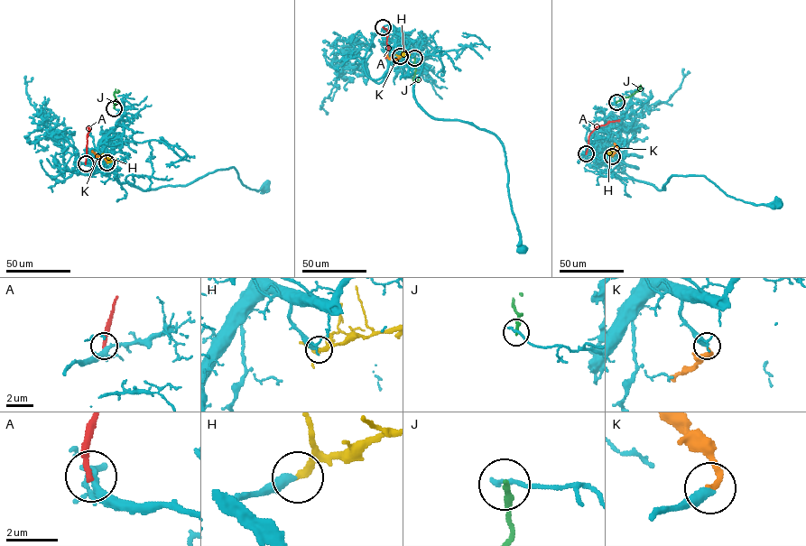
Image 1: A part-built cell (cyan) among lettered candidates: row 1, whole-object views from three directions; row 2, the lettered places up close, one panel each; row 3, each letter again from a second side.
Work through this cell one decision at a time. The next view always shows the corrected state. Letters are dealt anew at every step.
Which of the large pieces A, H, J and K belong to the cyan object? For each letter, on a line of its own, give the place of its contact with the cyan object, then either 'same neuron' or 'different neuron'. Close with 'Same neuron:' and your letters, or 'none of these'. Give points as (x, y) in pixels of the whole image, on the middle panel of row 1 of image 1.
A: contact (383, 27); different neuron
H: contact (400, 56); same neuron
J: contact (414, 58); different neuron
K: contact (400, 56); different neuron
Same neuron: H

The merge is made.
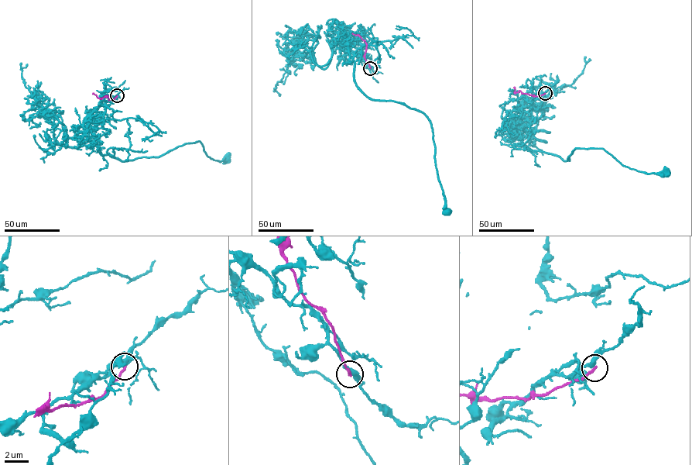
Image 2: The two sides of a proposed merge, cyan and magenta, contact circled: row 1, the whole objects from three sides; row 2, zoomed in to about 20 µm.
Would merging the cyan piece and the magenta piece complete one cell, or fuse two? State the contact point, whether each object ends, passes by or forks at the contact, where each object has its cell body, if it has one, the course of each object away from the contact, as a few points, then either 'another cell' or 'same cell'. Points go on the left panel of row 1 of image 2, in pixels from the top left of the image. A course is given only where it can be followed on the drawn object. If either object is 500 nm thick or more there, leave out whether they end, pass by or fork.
at (117, 95); cyan passes by; magenta ends there; cell body of cyan at (227, 159); no cell body on magenta; cyan runs (117, 95), (102, 101), (83, 125), (103, 155), (157, 157), (198, 141), (210, 158), (227, 159); magenta runs (117, 95), (109, 99), (107, 95), (101, 98), (93, 94); another cell

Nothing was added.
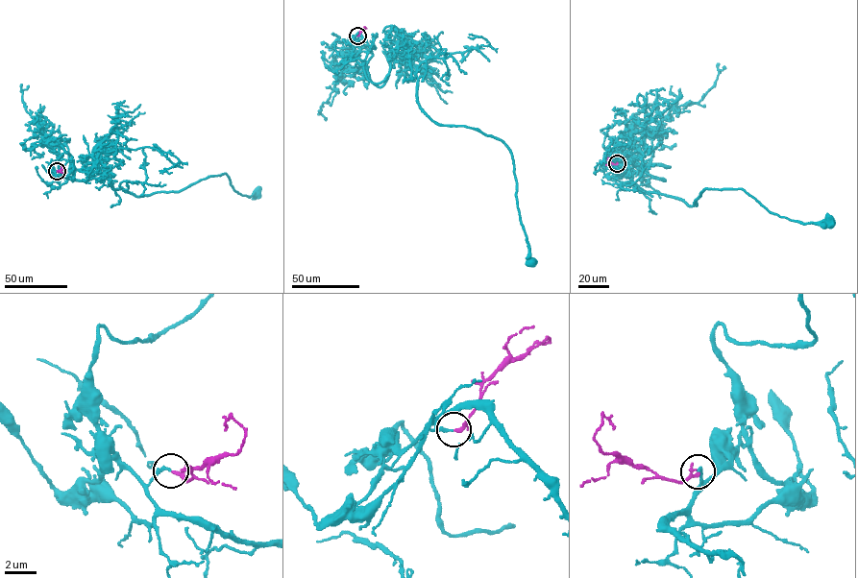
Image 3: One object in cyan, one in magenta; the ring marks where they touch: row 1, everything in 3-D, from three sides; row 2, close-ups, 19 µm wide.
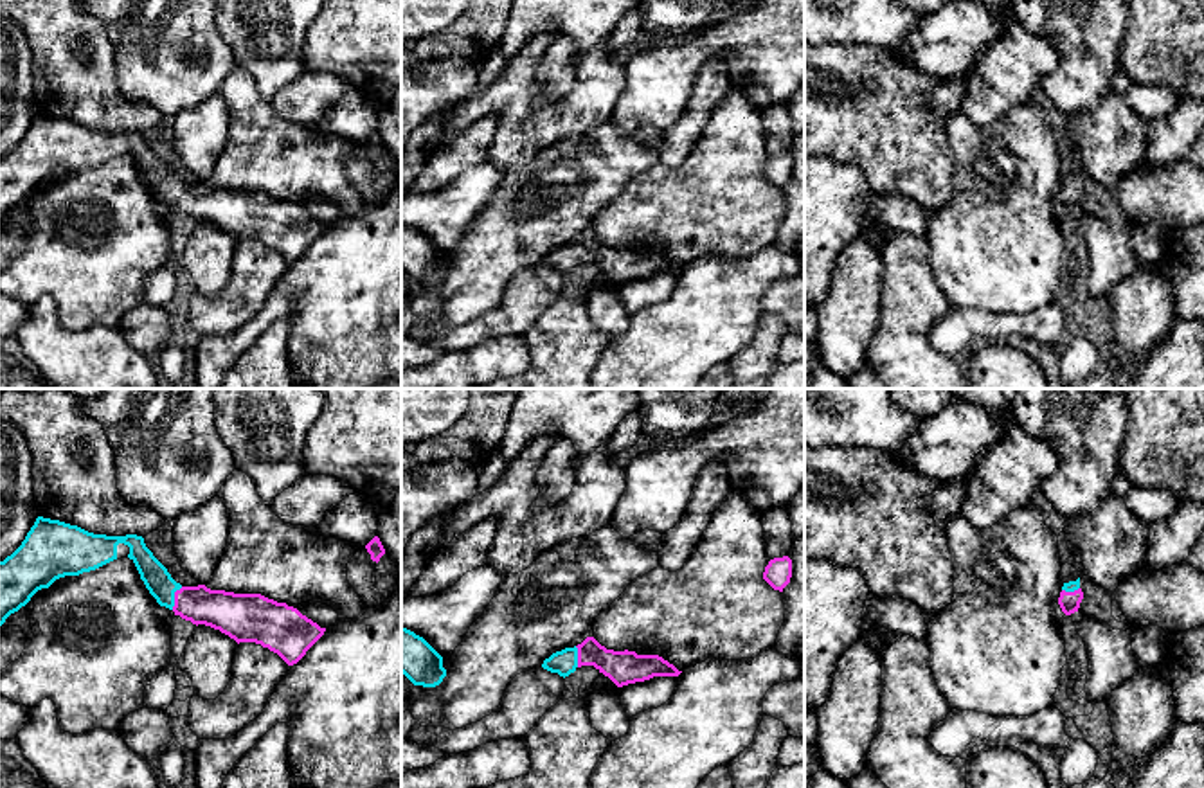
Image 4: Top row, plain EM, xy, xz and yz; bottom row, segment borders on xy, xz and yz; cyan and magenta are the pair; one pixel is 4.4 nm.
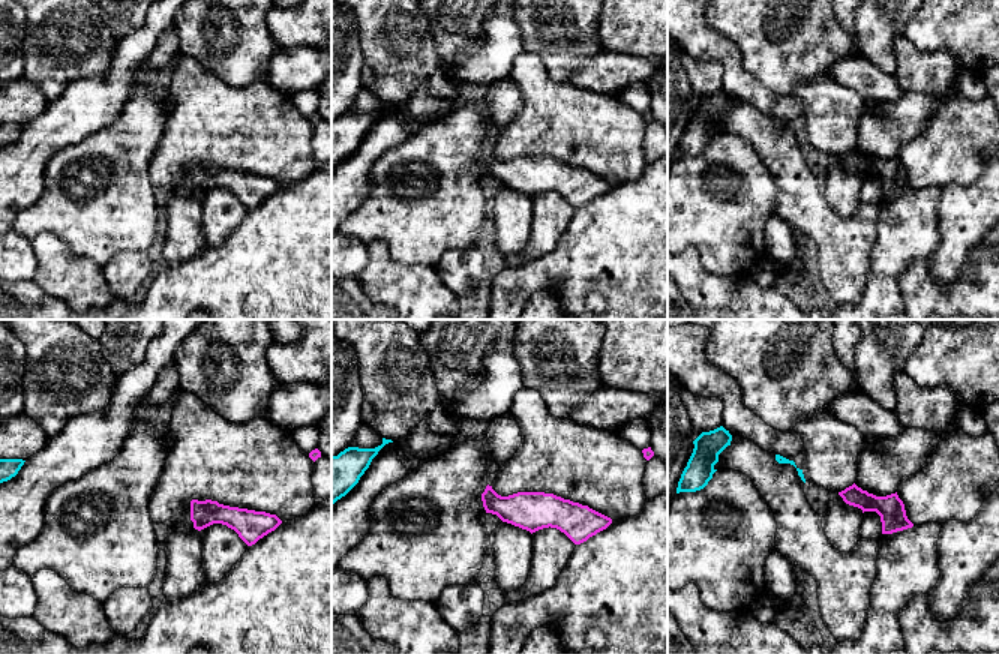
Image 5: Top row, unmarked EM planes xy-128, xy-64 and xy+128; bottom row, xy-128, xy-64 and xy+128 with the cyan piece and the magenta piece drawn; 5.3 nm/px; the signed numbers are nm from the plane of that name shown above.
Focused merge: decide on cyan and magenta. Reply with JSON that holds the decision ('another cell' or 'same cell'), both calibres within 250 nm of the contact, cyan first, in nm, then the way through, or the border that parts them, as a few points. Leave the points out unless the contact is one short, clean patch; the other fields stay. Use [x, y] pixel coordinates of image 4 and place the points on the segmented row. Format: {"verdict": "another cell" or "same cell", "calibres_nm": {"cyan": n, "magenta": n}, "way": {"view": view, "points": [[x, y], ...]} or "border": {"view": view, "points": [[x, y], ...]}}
{"verdict": "same cell", "calibres_nm": {"cyan": 120, "magenta": 180}, "way": {"view": "xy", "points": [[155, 576], [173, 598], [222, 610]]}}

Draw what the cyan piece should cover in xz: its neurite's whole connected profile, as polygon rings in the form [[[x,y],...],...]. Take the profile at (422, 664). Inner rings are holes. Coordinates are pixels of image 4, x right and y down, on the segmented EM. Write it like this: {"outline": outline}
{"outline": [[[401,628],[401,673],[414,684],[436,687],[446,676],[443,657],[419,635]]]}

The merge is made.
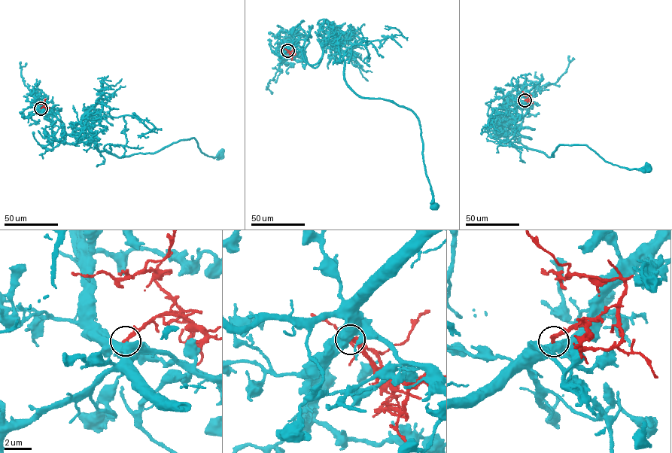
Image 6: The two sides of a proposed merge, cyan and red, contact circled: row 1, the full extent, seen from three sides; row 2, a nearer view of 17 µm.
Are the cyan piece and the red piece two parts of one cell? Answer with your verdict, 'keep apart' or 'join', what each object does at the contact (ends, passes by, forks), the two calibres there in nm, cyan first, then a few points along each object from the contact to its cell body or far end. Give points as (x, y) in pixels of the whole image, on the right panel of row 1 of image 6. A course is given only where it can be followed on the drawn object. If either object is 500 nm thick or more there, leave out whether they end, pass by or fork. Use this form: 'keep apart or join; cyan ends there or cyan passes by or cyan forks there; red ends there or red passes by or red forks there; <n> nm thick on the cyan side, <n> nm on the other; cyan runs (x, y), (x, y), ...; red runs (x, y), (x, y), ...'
keep apart; 600 nm thick on the cyan side, 300 nm on the other; cyan runs (524, 101), (518, 132), (531, 138), (507, 126), (514, 147), (550, 156), (587, 145), (648, 168); red runs (524, 100), (530, 95), (522, 91)

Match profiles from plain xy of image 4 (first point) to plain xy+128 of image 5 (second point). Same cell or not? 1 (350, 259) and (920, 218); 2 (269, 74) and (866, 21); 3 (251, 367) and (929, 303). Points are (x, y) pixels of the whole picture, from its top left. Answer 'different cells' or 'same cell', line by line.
1: different cells
2: same cell
3: different cells

